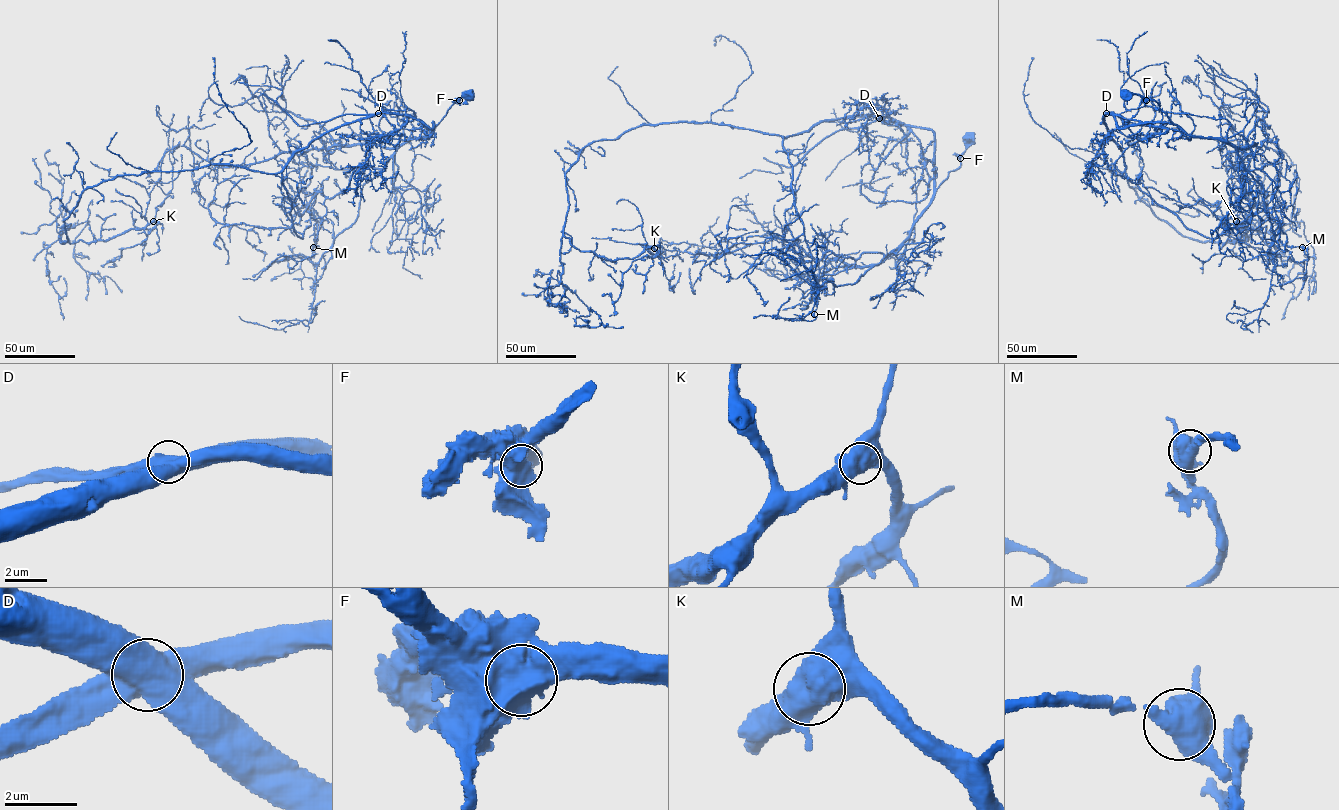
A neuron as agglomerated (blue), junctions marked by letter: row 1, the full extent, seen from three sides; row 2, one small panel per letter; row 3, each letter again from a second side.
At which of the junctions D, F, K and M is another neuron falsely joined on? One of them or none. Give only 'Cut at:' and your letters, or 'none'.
Cut at: D

